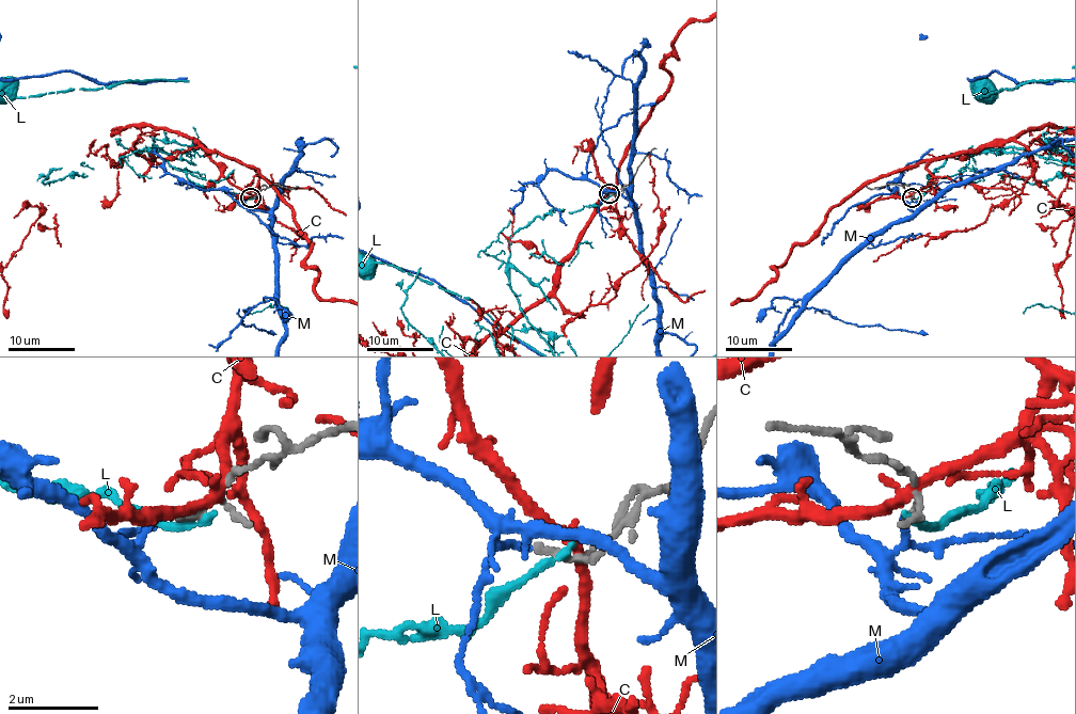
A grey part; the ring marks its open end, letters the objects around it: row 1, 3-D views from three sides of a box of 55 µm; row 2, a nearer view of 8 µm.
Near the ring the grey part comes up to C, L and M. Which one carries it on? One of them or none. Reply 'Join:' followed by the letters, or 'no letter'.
Join: M

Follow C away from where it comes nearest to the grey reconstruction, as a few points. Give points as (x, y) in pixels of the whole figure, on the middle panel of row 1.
C: (614, 194), (617, 212), (601, 209), (560, 267), (559, 282), (474, 353)

